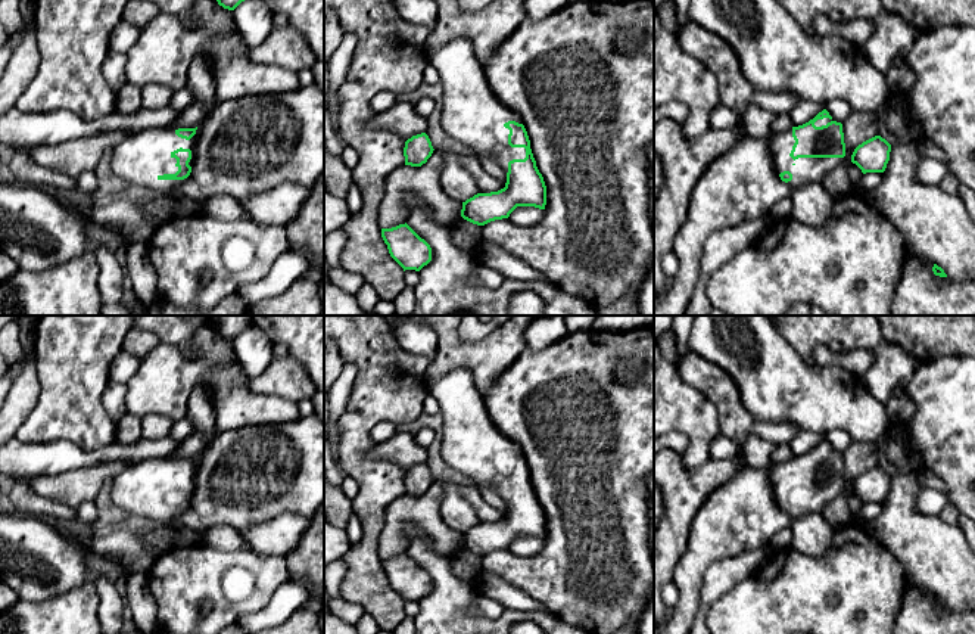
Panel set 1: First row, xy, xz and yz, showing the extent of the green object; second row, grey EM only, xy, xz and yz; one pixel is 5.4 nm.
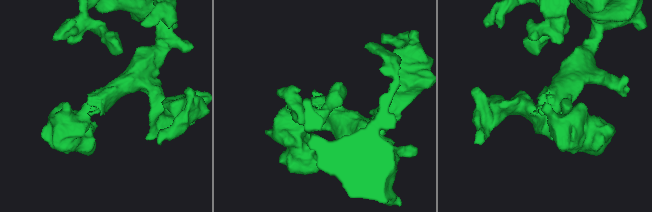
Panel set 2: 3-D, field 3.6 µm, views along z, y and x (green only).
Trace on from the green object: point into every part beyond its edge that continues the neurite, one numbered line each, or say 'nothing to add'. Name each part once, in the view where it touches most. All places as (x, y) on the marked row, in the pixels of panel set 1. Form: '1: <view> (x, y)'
1: xy (142, 157)

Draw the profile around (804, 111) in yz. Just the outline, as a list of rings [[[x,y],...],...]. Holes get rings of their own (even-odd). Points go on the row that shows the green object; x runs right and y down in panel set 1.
[[[800,100],[791,111],[789,118],[794,127],[803,125],[813,119],[819,112],[825,109],[825,105],[817,102]]]

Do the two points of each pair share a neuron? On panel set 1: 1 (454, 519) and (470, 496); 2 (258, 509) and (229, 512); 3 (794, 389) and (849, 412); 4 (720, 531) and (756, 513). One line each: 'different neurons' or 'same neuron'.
1: different neurons
2: same neuron
3: same neuron
4: same neuron

